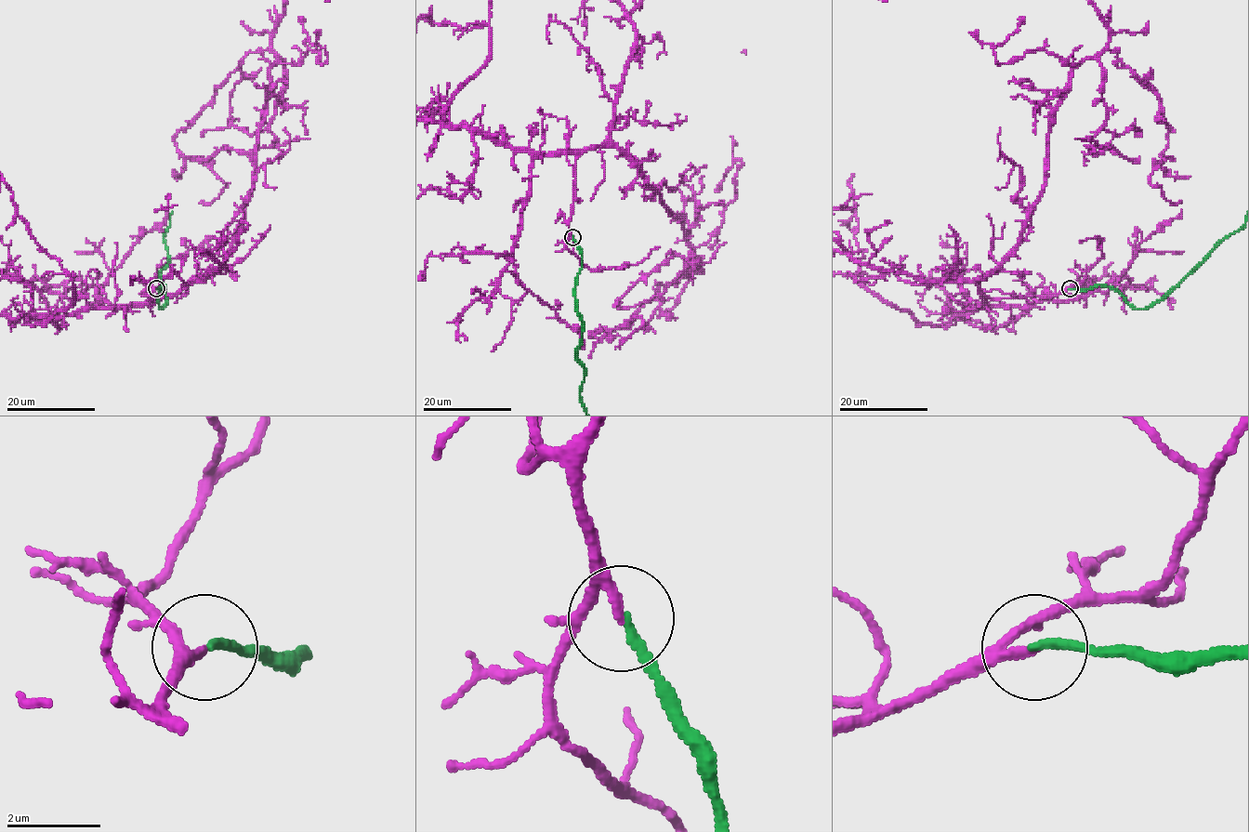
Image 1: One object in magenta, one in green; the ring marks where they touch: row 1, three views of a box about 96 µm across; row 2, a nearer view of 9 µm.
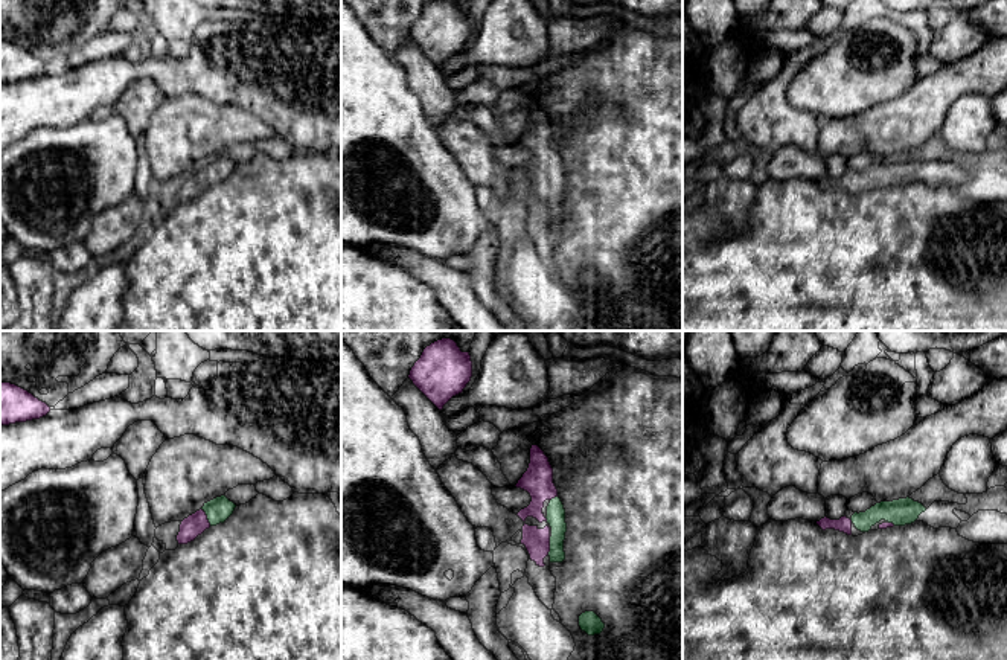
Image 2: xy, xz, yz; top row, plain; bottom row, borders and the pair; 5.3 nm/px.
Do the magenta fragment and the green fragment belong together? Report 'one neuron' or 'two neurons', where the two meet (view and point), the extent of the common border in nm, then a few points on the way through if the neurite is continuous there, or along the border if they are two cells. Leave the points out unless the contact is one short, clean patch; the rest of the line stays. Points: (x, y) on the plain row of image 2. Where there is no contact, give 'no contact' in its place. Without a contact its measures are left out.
one neuron | xz (549, 205) | 100 nm

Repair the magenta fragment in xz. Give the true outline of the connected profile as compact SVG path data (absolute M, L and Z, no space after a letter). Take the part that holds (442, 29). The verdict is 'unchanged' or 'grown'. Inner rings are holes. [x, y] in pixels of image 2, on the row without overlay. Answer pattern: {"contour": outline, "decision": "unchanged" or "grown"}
{"contour": "M434 0L427 5L414 21L408 37L439 67L456 53L462 52L472 35L469 11L462 11L456 0Z", "decision": "unchanged"}

